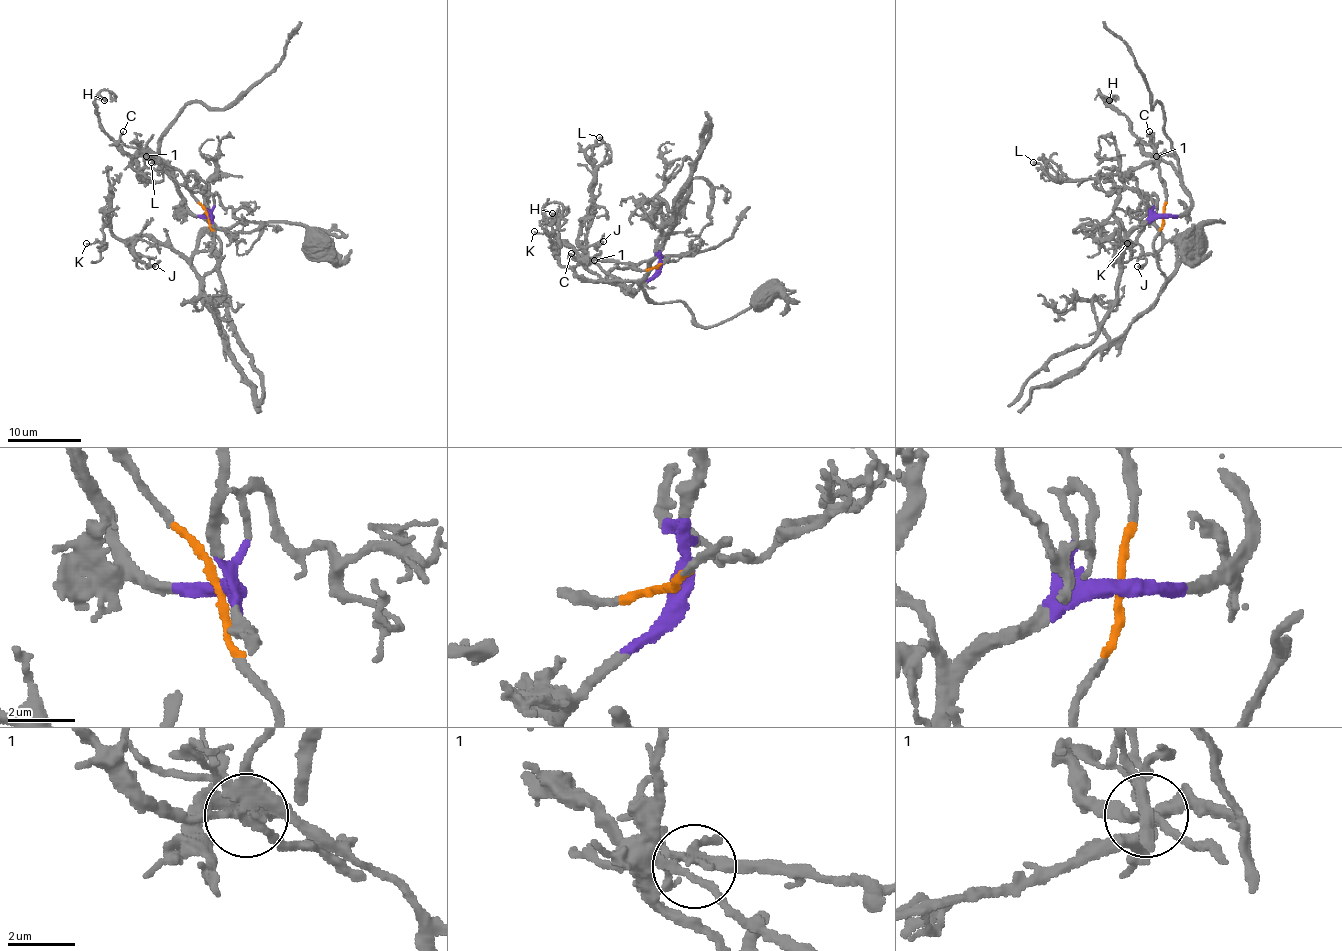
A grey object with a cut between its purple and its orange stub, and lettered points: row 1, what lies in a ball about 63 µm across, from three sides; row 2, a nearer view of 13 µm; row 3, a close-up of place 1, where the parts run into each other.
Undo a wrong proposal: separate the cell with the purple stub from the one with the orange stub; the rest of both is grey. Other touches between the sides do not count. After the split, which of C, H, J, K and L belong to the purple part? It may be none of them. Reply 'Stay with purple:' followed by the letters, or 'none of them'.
Stay with purple: H, L

